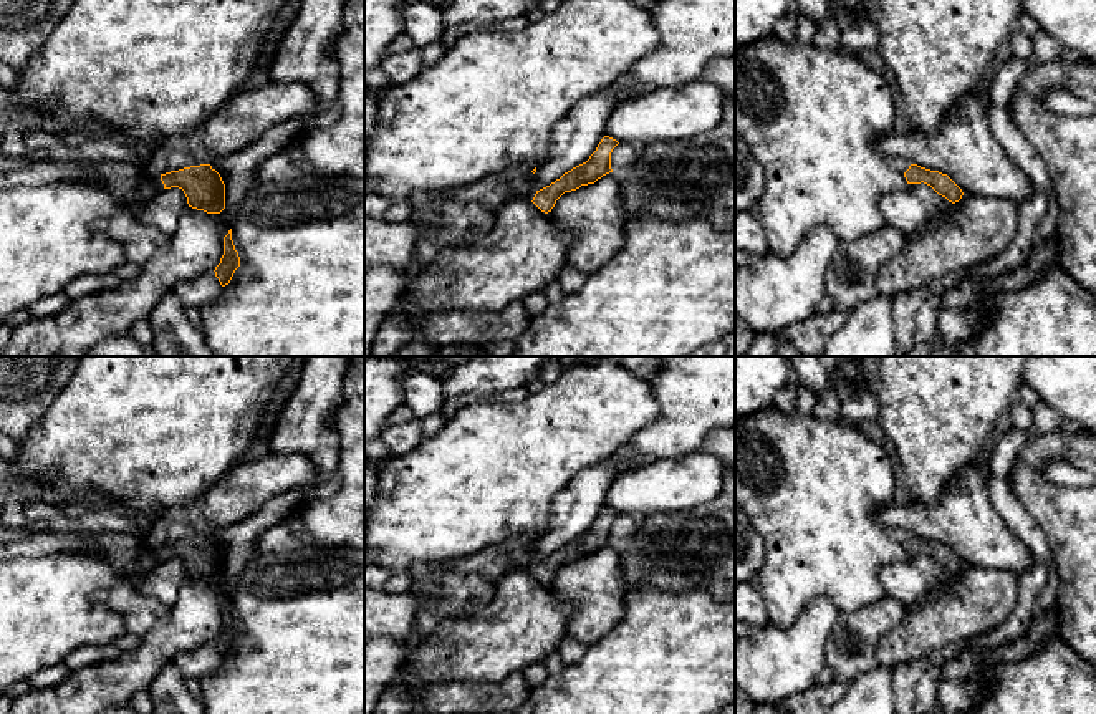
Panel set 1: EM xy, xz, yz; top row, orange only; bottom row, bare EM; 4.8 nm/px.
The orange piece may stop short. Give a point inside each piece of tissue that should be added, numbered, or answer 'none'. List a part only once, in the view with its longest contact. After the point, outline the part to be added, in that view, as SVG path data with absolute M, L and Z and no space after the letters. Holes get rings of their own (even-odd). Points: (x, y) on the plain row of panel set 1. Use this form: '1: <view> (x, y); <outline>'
1: xy (124, 552); M0 527L0 563L18 557L40 558L61 552L98 553L118 572L147 575L164 563L161 547L144 548L131 533L53 532Z

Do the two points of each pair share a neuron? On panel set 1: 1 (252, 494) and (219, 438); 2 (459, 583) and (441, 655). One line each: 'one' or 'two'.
1: two
2: two

